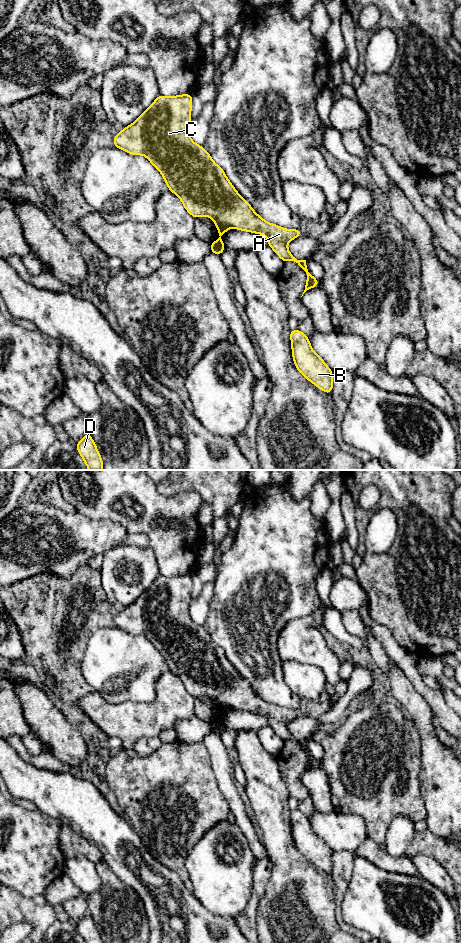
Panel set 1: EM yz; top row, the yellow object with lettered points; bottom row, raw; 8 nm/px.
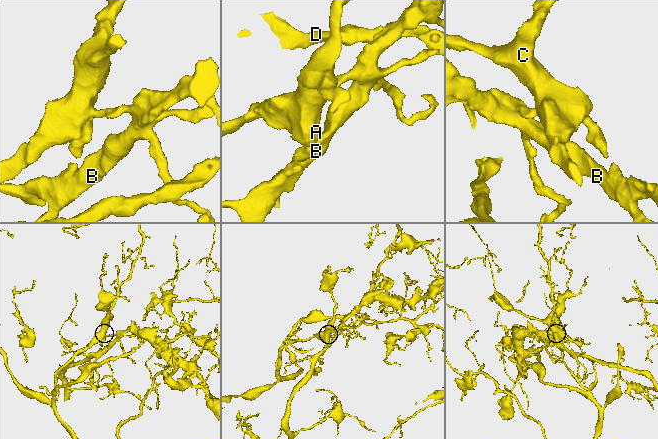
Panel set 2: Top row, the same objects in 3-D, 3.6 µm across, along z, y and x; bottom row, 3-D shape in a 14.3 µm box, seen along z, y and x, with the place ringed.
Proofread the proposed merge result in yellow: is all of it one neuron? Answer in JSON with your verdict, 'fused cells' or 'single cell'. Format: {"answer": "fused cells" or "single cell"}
{"answer": "fused cells"}

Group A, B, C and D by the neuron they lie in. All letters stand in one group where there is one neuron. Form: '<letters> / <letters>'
A C D / B

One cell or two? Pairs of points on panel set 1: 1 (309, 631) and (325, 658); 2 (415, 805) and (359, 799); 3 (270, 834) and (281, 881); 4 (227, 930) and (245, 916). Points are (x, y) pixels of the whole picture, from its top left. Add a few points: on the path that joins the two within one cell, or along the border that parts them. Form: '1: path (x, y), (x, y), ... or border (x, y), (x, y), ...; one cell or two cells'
1: path (309, 638), (309, 642), (318, 651); one cell
2: path (401, 799), (373, 799); one cell
3: path (280, 846), (281, 869); one cell
4: border (232, 919), (242, 932); two cells

